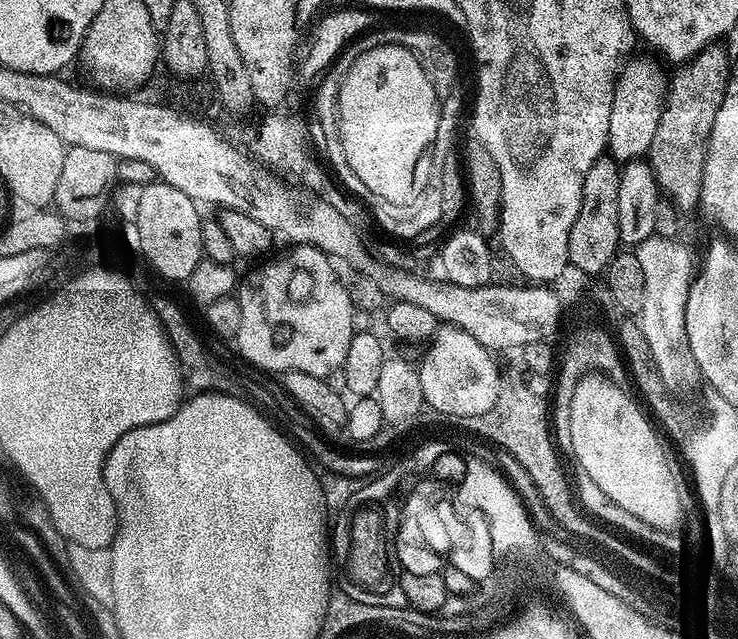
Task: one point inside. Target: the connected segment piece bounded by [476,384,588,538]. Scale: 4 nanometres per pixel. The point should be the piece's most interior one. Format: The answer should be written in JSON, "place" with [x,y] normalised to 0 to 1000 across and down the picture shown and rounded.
{"place":[703,660]}

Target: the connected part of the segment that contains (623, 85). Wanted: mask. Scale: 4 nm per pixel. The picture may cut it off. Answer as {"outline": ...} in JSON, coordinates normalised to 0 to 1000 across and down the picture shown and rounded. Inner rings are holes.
{"outline":[[[873,88],[864,89],[863,94],[852,92],[841,106],[832,135],[832,160],[827,160],[827,203],[821,238],[836,254],[877,246],[881,222],[886,218],[886,203],[892,203],[892,185],[897,185],[900,146],[905,142],[902,113],[900,119],[898,110],[893,106],[896,102],[888,92]]]}

